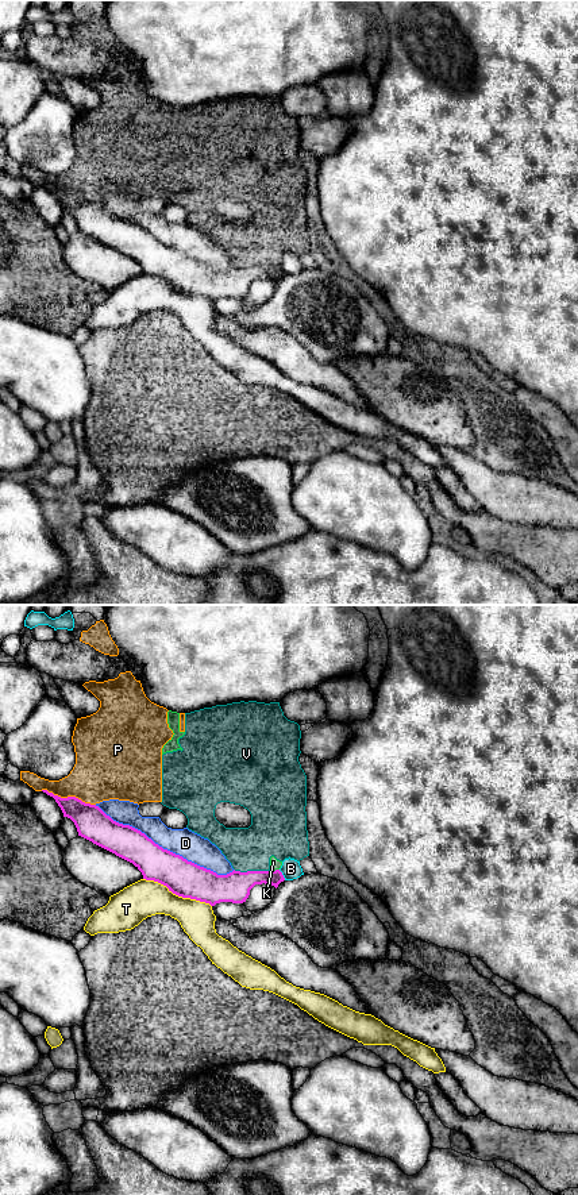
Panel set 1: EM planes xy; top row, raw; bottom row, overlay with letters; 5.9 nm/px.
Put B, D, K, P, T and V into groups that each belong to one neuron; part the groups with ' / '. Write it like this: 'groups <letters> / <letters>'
groups B / D / K P V / T

